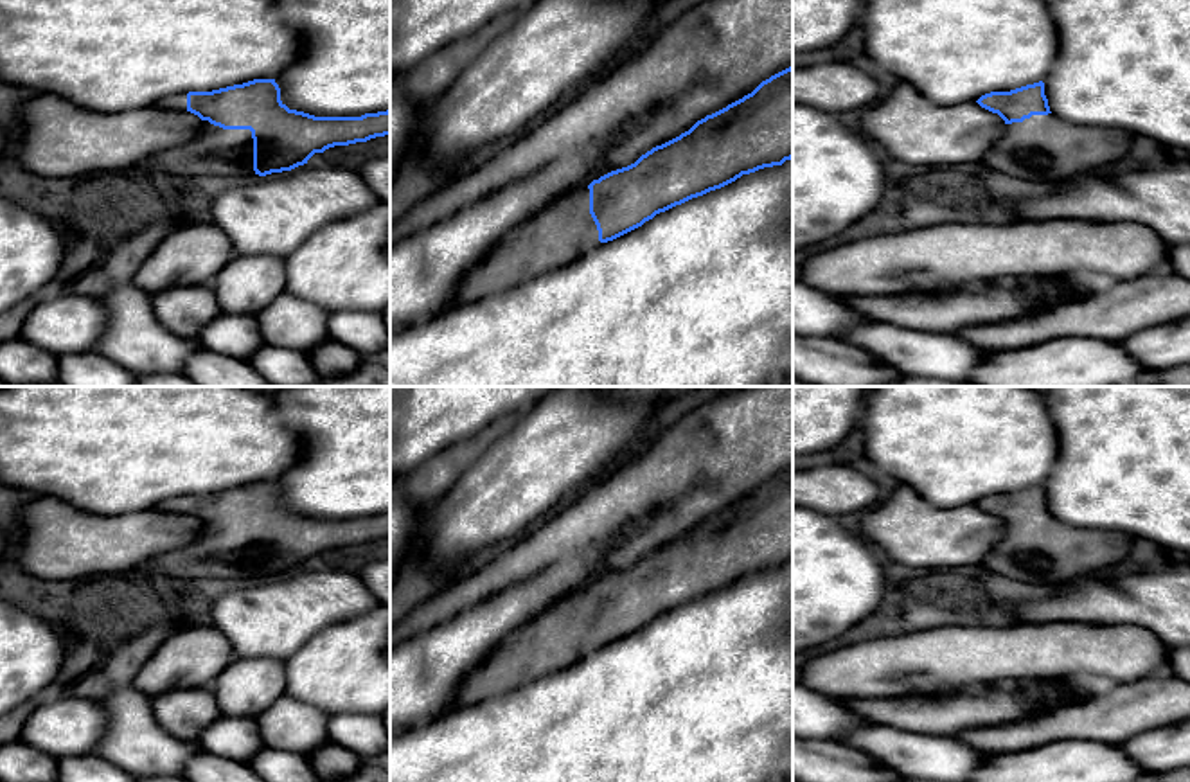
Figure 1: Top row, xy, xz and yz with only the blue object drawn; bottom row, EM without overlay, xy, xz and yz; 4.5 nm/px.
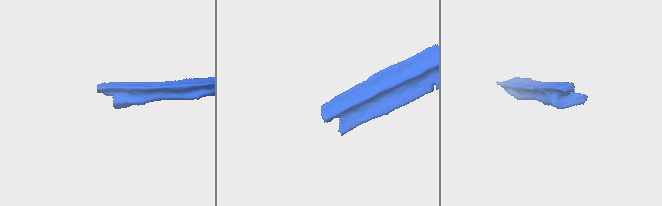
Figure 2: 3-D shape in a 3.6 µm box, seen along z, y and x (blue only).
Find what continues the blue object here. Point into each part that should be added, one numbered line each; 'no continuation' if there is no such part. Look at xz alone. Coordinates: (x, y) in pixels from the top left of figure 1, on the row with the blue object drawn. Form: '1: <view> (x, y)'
1: xz (567, 231)

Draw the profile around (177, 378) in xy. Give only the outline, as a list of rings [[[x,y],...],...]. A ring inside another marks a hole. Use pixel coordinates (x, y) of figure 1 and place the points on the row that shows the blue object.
[[[183,372],[138,376],[137,387],[198,387]]]

